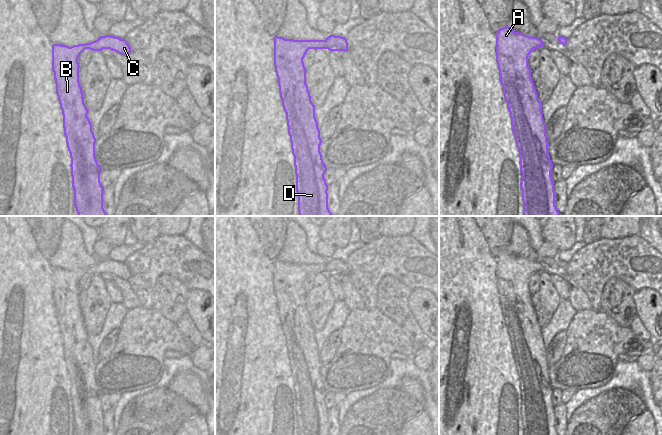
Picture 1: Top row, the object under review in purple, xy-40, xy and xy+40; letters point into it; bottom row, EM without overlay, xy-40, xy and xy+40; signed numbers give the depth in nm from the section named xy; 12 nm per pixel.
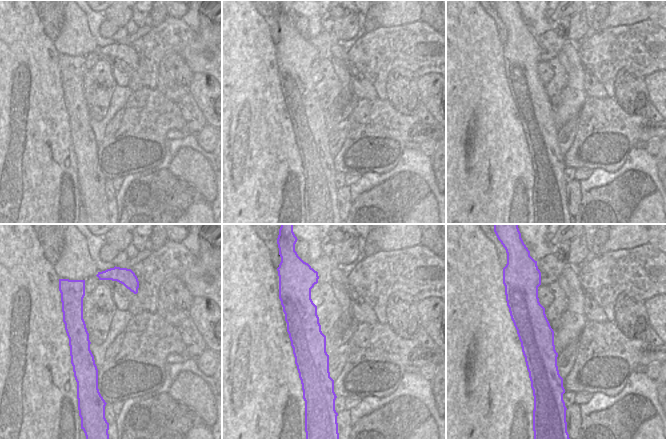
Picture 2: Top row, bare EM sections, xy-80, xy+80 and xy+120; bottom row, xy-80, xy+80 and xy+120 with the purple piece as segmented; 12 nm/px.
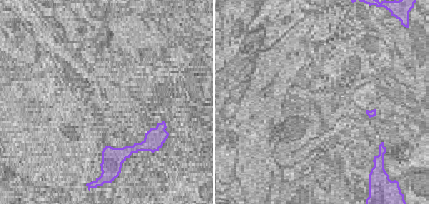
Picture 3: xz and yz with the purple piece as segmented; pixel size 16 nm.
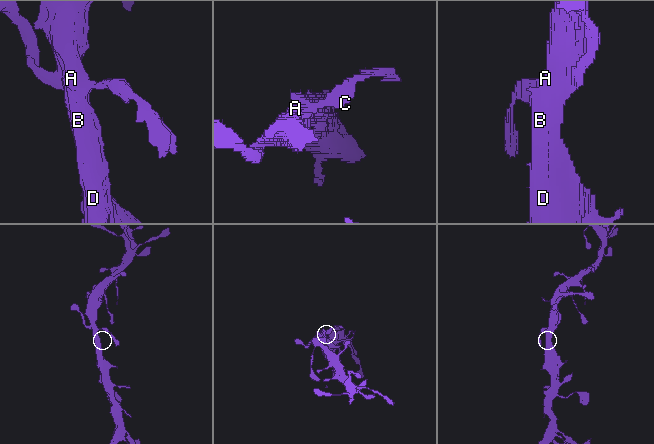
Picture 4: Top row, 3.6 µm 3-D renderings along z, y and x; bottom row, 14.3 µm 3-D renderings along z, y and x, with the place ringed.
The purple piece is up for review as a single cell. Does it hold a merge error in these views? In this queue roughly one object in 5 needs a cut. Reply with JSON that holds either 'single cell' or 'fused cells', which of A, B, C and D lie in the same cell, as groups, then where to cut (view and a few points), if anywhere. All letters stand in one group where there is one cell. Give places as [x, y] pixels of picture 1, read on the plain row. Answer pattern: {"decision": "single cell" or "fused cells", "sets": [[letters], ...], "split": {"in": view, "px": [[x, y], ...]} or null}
{"decision": "single cell", "sets": [["A", "B", "C", "D"]], "split": null}

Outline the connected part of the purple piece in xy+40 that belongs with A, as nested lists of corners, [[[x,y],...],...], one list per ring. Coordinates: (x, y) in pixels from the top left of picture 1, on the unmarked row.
[[[508,247],[500,252],[496,260],[496,286],[500,298],[500,307],[504,322],[510,337],[512,356],[520,382],[520,395],[522,404],[523,435],[558,435],[555,430],[554,406],[551,401],[553,388],[548,378],[548,365],[546,348],[543,344],[542,327],[538,323],[534,306],[531,301],[532,294],[528,290],[530,277],[544,271],[537,261],[531,261],[513,255]]]

